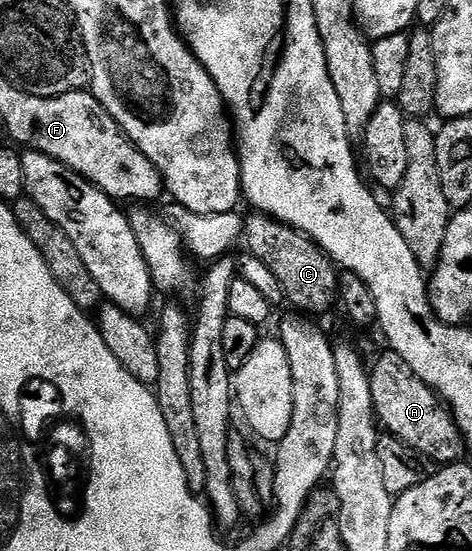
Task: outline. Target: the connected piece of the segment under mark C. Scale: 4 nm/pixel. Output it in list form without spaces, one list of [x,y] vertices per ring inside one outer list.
[[[250,212],[244,218],[242,238],[248,253],[256,256],[256,260],[261,260],[276,275],[276,280],[280,280],[280,288],[284,288],[286,293],[286,302],[294,305],[291,307],[295,311],[318,316],[314,314],[326,314],[336,306],[339,267],[309,236],[266,214]]]

